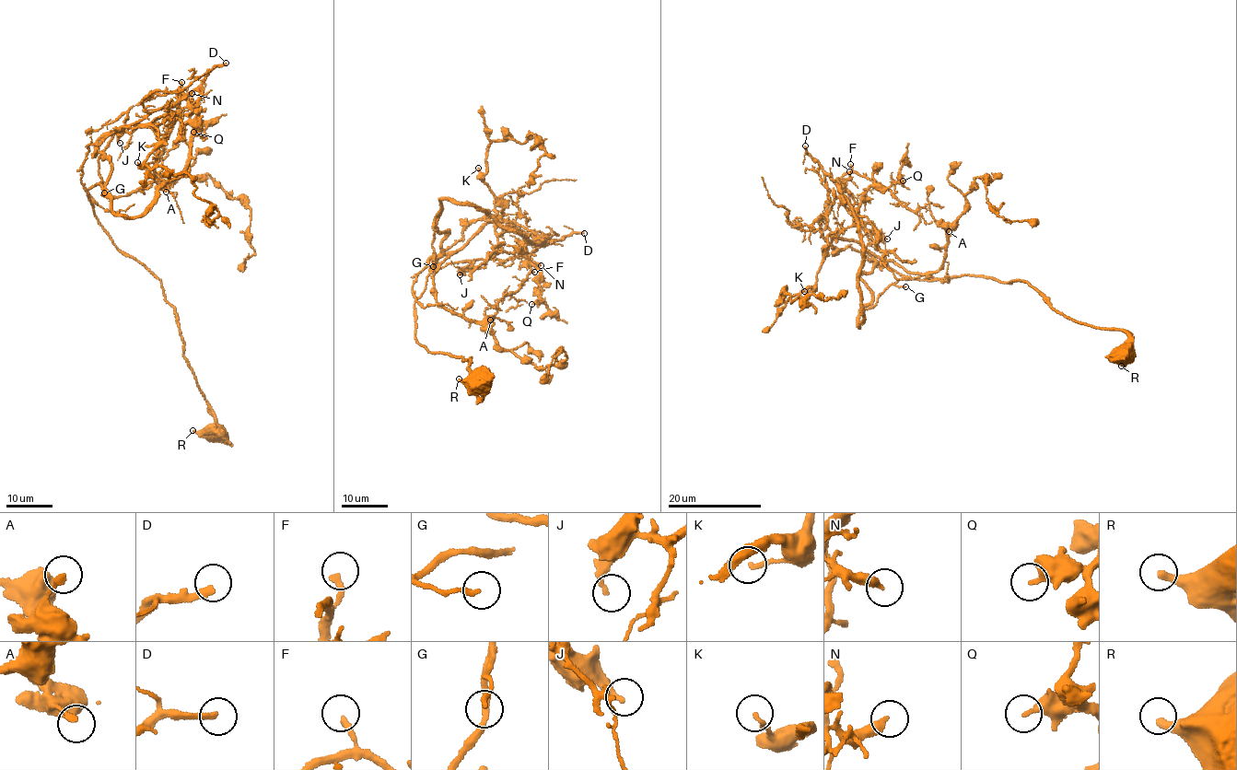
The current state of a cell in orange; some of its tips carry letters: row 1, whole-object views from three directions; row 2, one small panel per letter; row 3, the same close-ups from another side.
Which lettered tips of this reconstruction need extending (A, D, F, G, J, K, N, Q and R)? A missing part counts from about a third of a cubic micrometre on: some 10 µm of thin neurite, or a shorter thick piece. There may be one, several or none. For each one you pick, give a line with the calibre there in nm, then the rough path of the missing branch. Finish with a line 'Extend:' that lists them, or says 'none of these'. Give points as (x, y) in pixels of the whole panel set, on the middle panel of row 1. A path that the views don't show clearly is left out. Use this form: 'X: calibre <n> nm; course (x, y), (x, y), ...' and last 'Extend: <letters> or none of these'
D: calibre 260 nm; course (584, 233), (624, 217), (632, 207), (633, 180), (640, 171), (657, 168)
Extend: D

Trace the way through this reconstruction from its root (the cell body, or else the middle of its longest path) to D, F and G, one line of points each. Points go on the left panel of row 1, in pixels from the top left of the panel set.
D: (215, 433), (215, 414), (183, 355), (161, 283), (100, 226), (80, 177), (87, 146), (162, 117), (226, 63)
F: (215, 433), (161, 283), (100, 226), (80, 177), (87, 146), (104, 136), (169, 113), (194, 119), (181, 82)
G: (215, 433), (215, 414), (183, 355), (161, 283), (96, 218), (87, 191), (100, 181), (104, 192)

